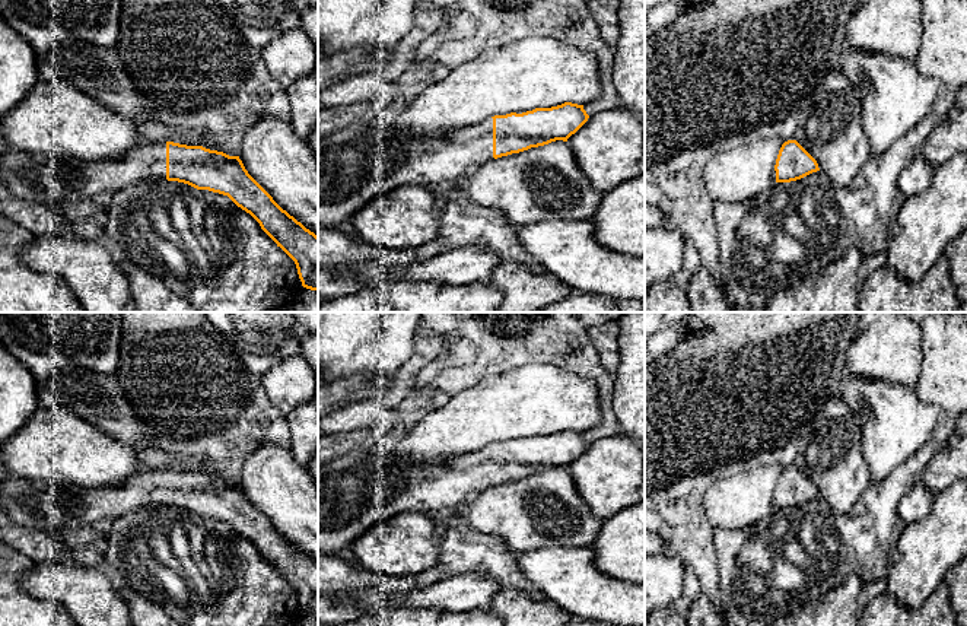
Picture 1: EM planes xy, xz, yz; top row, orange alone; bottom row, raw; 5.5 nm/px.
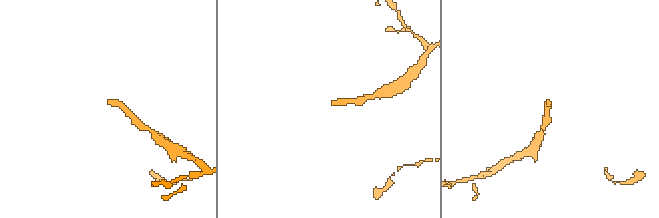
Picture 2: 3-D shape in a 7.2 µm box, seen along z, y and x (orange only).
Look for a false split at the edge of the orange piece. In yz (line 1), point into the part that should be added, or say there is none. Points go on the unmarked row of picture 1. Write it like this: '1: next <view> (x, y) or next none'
1: next none

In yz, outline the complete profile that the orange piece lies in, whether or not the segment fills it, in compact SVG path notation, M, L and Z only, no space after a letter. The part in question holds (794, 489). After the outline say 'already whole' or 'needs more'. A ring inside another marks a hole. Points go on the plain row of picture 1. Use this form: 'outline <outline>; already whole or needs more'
outline M796 468L782 471L776 492L776 509L791 509L820 498L817 487Z; already whole

